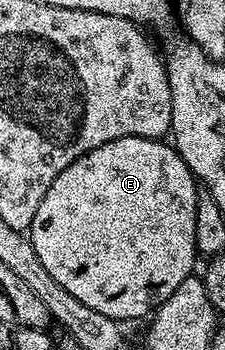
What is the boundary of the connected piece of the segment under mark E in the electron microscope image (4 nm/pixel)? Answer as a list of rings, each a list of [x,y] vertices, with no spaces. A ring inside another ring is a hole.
[[[139,136],[116,138],[96,150],[76,158],[76,162],[72,162],[72,166],[68,166],[68,170],[64,170],[58,175],[56,182],[52,182],[48,194],[44,194],[28,229],[32,246],[36,250],[36,254],[40,254],[40,262],[44,262],[44,270],[48,270],[48,274],[52,274],[52,278],[56,278],[56,282],[60,282],[60,286],[64,286],[64,290],[68,290],[68,294],[72,294],[72,298],[80,298],[80,302],[84,302],[84,306],[88,306],[92,310],[100,310],[100,314],[108,314],[108,318],[119,322],[138,320],[141,316],[149,317],[152,310],[168,299],[172,290],[176,290],[176,286],[180,286],[180,282],[184,282],[184,278],[188,278],[195,271],[196,202],[200,190],[196,185],[194,175],[190,173],[190,168],[184,162],[184,158],[180,158],[178,149],[169,143],[166,143],[167,145],[162,143],[166,142],[161,139],[149,140]]]

